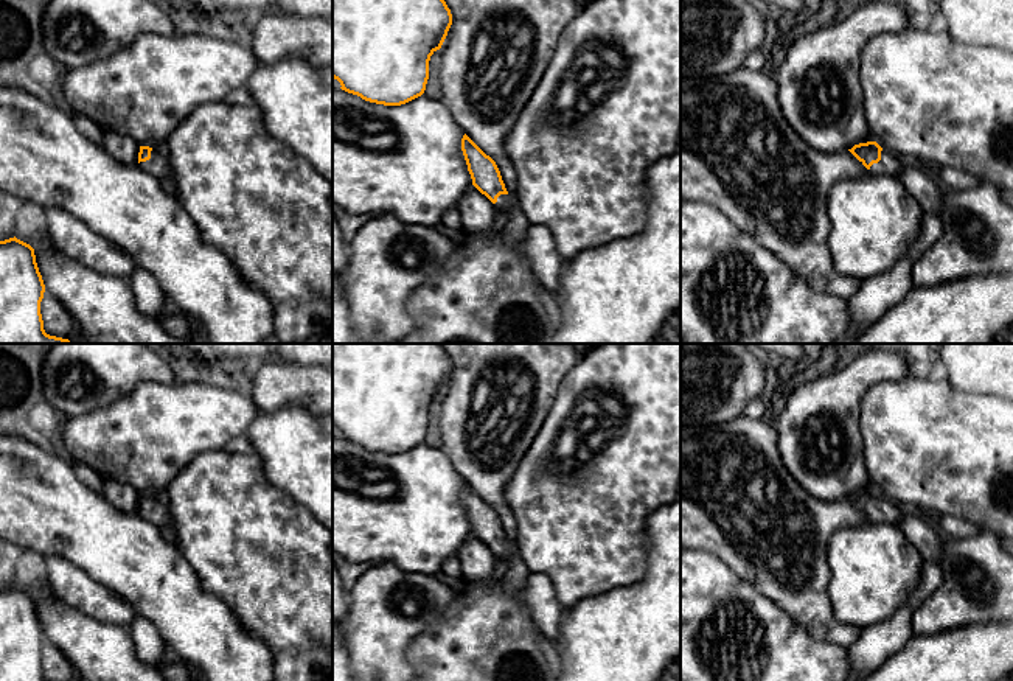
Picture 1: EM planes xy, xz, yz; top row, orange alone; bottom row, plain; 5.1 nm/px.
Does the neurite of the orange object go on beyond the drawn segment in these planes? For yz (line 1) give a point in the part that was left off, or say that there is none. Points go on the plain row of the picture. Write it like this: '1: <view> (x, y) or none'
1: yz (889, 513)

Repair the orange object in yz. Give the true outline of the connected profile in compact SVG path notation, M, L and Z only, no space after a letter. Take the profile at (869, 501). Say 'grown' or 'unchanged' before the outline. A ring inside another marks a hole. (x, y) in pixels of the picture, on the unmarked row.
grown; M876 490L855 493L848 498L869 519L878 524L901 524L901 508Z

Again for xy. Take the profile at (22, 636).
unchanged; M16 585L0 589L0 681L45 681L40 662L44 641L34 597Z

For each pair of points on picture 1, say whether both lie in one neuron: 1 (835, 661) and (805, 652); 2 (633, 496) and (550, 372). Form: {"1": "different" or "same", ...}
{"1": "same", "2": "different"}

